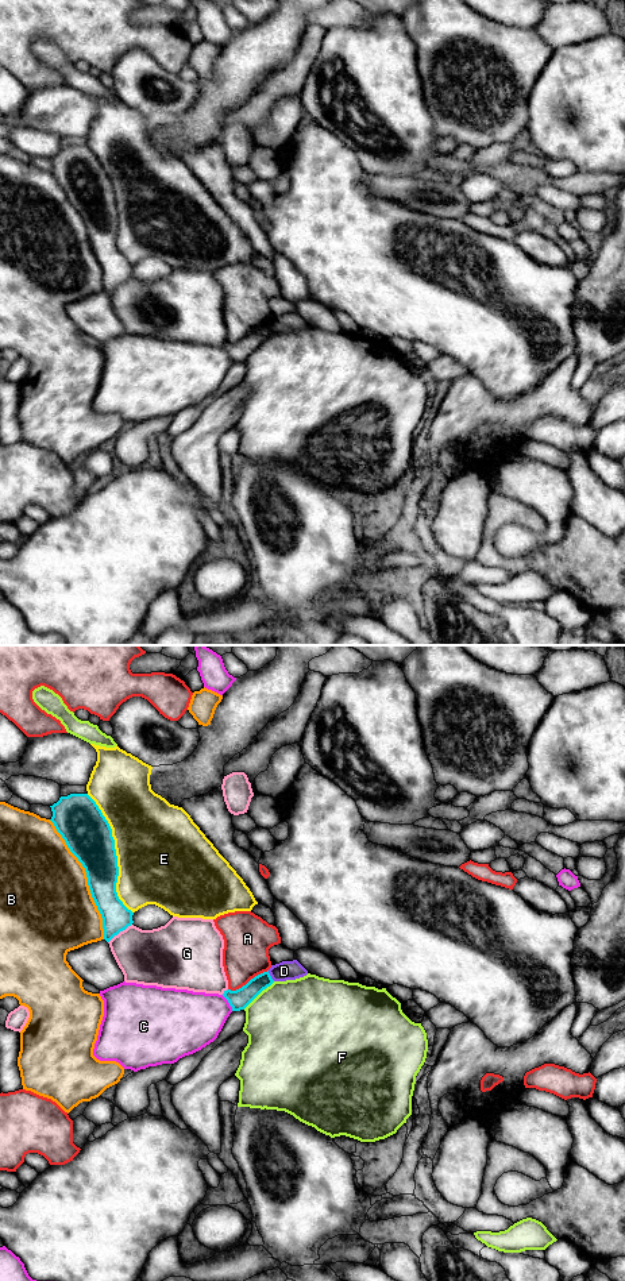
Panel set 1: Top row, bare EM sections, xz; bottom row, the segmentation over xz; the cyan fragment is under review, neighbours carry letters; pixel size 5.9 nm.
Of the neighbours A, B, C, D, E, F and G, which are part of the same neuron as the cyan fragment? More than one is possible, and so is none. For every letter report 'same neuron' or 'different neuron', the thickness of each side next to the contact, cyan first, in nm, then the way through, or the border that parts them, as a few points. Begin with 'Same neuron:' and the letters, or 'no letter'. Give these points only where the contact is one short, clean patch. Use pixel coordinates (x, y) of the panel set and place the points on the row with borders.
Same neuron: no letter
A: different neuron | 120/280 nm
B: different neuron | 280/480 nm
C: different neuron | 120/340 nm
D: different neuron | 120/120 nm | along xz (267, 971), (274, 980)
E: different neuron | 280/480 nm
F: different neuron | 120/500 nm
G: different neuron | 170/340 nm

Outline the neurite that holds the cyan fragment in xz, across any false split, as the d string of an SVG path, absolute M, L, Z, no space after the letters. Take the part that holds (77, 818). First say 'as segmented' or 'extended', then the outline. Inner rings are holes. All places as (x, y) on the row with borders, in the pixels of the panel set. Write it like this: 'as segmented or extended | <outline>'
as segmented | M88 794L61 796L50 807L50 821L85 868L92 898L103 918L104 939L109 942L134 923L134 912L116 892L119 867L112 829Z

